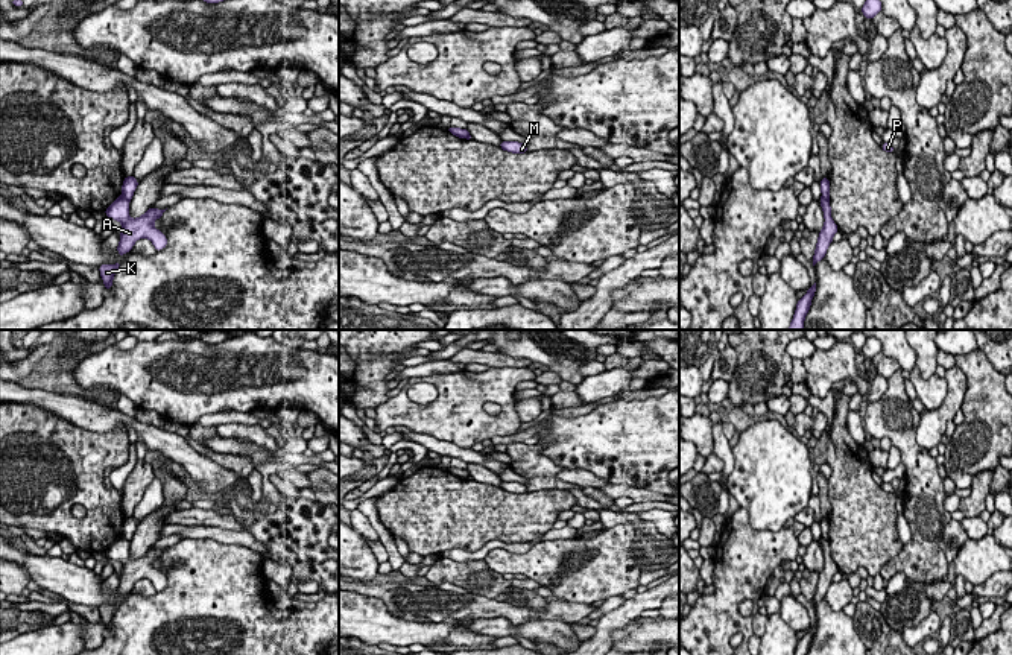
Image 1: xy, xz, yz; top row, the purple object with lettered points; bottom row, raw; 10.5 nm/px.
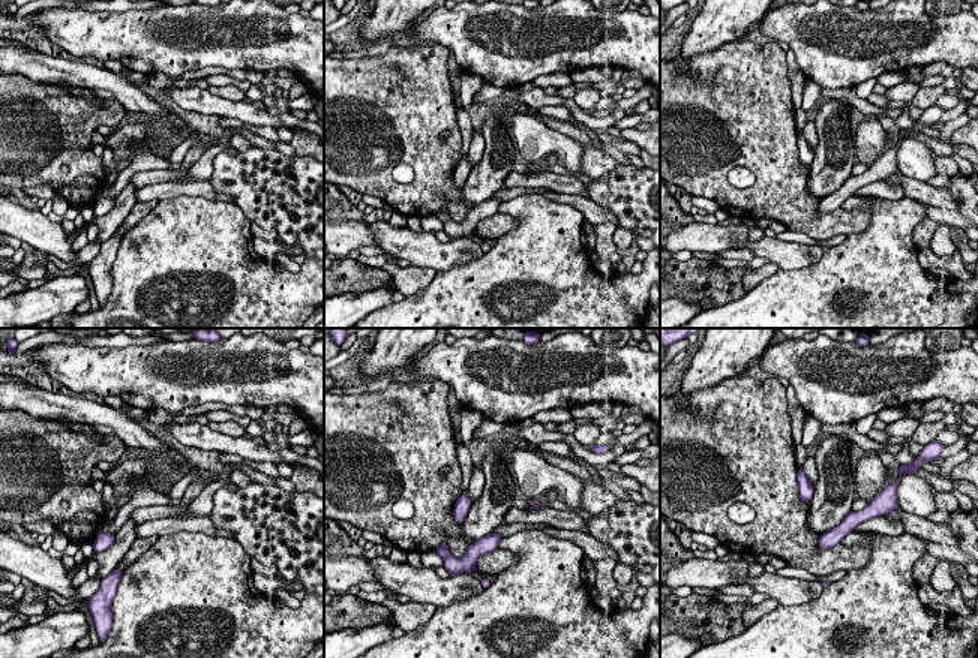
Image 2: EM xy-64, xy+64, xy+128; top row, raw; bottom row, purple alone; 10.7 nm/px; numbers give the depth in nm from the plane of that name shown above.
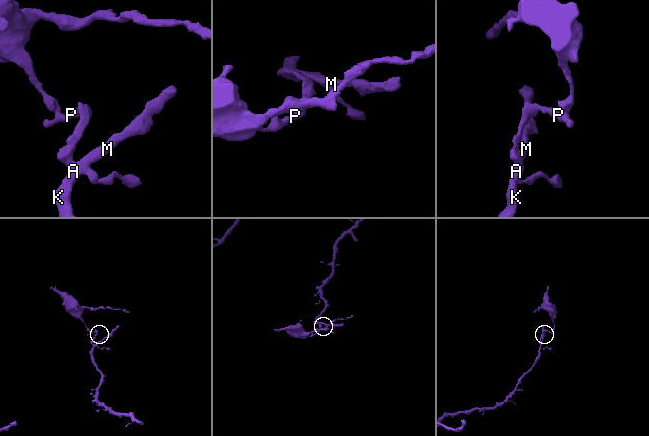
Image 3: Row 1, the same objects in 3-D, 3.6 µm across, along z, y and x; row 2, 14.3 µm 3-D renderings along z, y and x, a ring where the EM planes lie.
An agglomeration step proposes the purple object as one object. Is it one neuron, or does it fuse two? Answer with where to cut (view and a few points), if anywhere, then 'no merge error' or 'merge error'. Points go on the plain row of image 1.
xy (122, 535), (128, 541) | merge error

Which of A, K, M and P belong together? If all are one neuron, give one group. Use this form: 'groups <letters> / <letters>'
groups A K M / P

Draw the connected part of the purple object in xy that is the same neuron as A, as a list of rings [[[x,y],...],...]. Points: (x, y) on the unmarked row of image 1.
[[[125,536],[117,538],[106,550],[109,559],[122,564],[120,584],[117,587],[119,596],[129,593],[138,579],[149,579],[157,591],[167,587],[164,573],[153,567],[153,562],[163,556],[166,550],[149,549],[137,559],[129,558],[129,541]]]

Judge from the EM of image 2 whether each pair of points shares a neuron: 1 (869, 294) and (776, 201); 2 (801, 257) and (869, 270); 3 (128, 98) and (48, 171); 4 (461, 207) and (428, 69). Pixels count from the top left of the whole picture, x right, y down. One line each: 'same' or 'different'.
1: different
2: different
3: different
4: same

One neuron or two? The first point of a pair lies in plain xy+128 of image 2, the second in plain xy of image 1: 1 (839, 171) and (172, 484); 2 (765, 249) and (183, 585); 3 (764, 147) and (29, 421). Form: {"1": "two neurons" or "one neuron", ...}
{"1": "one neuron", "2": "two neurons", "3": "one neuron"}

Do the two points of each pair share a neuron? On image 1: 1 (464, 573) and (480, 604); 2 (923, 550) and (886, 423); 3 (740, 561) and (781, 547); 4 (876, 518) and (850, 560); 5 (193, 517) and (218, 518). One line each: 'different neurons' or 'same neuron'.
1: different neurons
2: same neuron
3: same neuron
4: same neuron
5: same neuron

